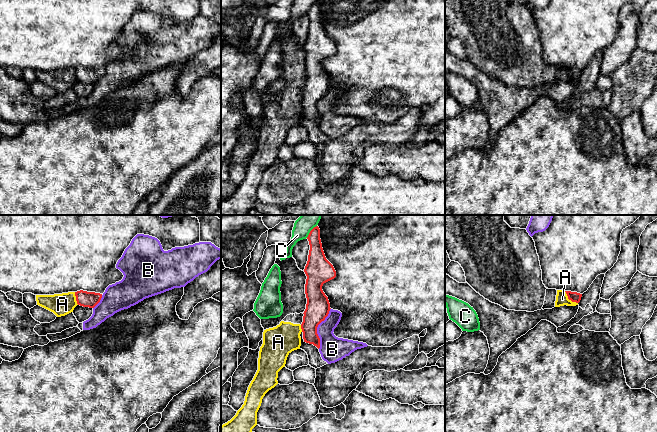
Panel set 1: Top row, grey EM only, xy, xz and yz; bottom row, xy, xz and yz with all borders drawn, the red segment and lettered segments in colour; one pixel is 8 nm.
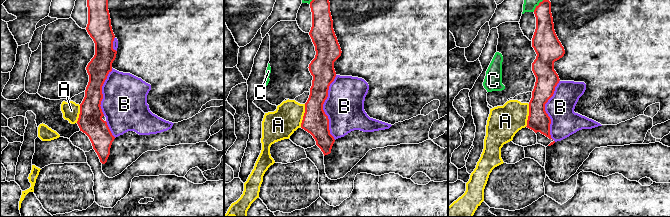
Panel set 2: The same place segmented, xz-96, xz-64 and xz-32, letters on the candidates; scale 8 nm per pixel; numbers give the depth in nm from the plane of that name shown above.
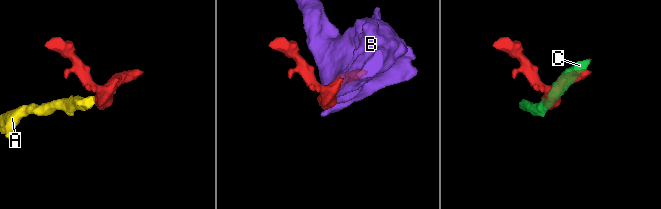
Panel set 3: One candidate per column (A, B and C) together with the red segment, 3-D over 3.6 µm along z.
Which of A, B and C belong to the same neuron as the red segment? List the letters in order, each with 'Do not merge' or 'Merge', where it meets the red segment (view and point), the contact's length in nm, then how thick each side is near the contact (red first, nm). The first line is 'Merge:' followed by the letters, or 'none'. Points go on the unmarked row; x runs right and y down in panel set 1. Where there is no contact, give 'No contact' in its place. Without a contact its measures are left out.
Merge: none
A: Do not merge. Touches red at yz (569, 75). Shared border 150 nm. Thickness 80 nm (red) against 100 nm
B: Do not merge. Touches red at xz (316, 104). Shared border 340 nm. Thickness 190 nm (red) against 200 nm
C: Do not merge. Touches red at xz (310, 7). Shared border 130 nm. Thickness 150 nm (red) against 130 nm

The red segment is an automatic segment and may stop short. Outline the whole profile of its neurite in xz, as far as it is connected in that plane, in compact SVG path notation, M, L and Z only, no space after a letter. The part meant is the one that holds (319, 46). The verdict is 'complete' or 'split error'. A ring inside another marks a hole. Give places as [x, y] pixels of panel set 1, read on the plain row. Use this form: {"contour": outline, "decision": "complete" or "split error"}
{"contour": "M318 2L310 7L307 15L310 21L308 37L304 45L307 52L305 60L307 80L301 105L304 118L313 120L319 125L320 114L317 110L317 103L325 96L331 85L322 62L336 53L336 47L325 33Z", "decision": "complete"}

